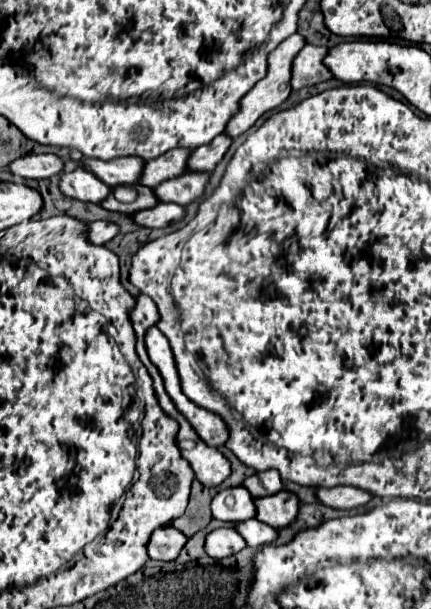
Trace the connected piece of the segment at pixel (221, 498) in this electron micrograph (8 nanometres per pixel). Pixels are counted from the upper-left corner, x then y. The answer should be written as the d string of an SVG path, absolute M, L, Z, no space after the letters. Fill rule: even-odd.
M244 486L226 488L214 496L212 514L224 522L244 522L256 518L256 504Z

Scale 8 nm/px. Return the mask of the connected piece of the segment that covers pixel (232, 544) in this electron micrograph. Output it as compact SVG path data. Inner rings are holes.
M218 528L206 536L206 554L212 558L226 558L242 548L246 548L246 542L234 528Z

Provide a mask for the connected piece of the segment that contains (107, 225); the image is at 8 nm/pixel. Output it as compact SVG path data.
M92 222L88 228L88 240L92 244L106 244L120 232L120 226L114 222Z

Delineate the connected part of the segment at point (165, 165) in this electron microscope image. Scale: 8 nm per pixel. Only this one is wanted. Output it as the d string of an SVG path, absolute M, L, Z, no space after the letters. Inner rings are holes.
M168 150L168 154L162 154L160 158L146 162L140 184L156 188L160 182L174 178L178 174L184 174L188 170L190 154L192 150Z

